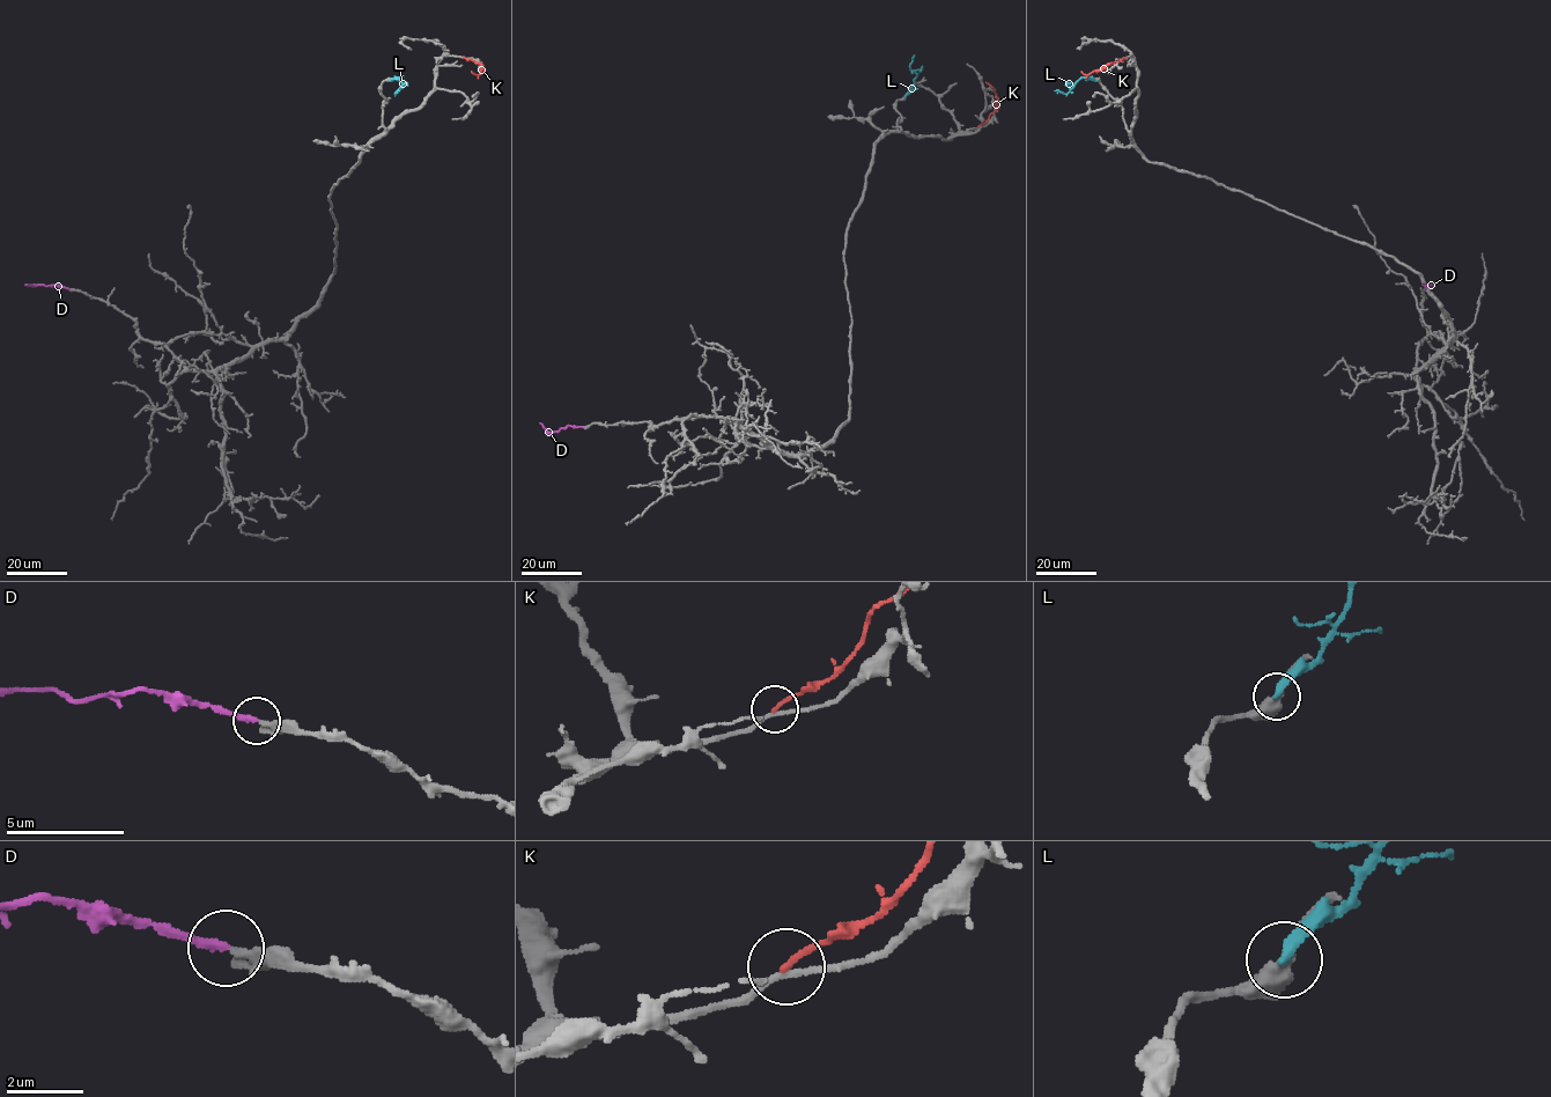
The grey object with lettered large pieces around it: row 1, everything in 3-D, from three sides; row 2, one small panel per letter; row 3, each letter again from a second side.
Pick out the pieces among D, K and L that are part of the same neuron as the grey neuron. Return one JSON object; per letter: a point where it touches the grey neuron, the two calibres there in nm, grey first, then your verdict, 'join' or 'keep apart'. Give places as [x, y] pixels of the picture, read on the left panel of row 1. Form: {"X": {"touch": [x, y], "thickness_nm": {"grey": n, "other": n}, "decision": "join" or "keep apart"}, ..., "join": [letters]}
{"D": {"touch": [68, 288], "thickness_nm": {"grey": 180, "other": 200}, "decision": "join"}, "K": {"touch": [463, 57], "thickness_nm": {"grey": 170, "other": 160}, "decision": "keep apart"}, "L": {"touch": [390, 81], "thickness_nm": {"grey": 360, "other": 280}, "decision": "keep apart"}, "join": ["D"]}

